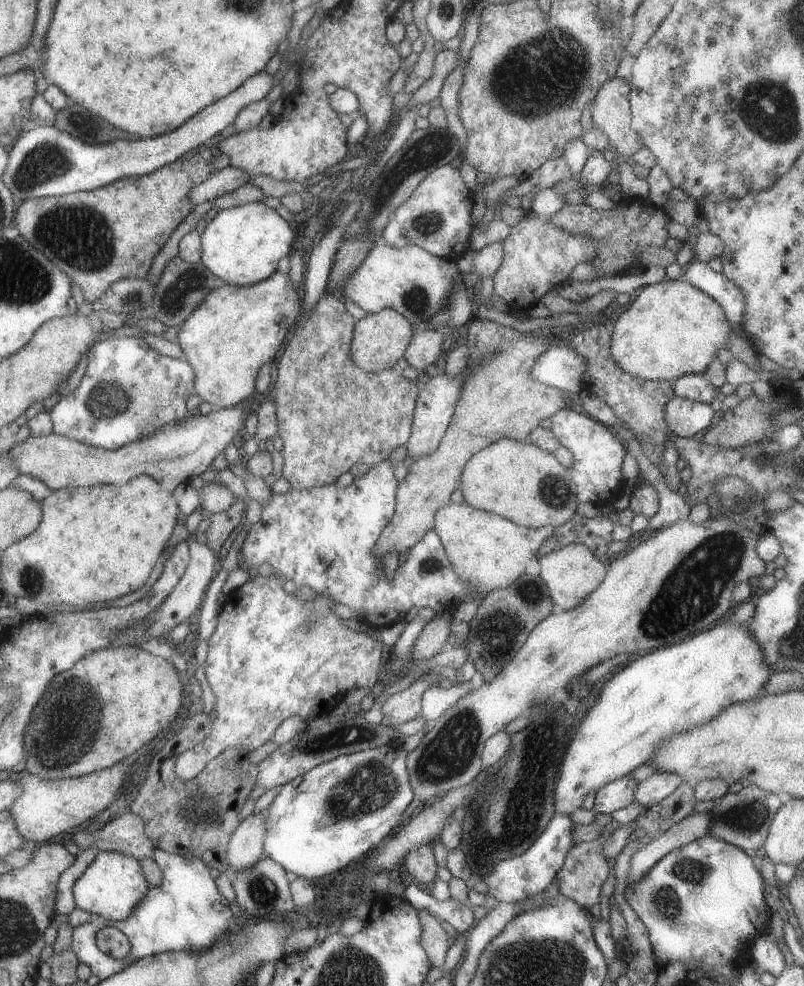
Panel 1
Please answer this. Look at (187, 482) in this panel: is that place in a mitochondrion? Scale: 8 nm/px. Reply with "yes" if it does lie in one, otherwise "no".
no

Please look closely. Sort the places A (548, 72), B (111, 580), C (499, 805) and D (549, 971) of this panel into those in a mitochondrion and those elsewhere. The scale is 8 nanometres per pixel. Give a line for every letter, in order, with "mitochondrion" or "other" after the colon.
A: mitochondrion
B: other
C: other
D: mitochondrion

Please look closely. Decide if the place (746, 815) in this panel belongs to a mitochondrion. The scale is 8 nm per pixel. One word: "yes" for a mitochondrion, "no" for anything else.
yes

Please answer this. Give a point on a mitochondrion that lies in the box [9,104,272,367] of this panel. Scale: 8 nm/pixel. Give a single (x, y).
(77, 235)

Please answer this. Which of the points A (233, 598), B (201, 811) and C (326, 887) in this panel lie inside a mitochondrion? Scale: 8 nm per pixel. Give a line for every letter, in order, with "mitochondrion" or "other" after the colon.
A: other
B: mitochondrion
C: other

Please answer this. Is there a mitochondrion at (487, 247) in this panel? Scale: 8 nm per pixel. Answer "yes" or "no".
no

